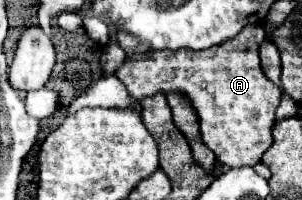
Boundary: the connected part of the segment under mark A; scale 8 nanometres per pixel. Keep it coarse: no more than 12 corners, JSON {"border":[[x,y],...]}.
{"border":[[263,26],[207,50],[131,54],[135,100],[183,92],[221,164],[255,166],[281,90]]}

